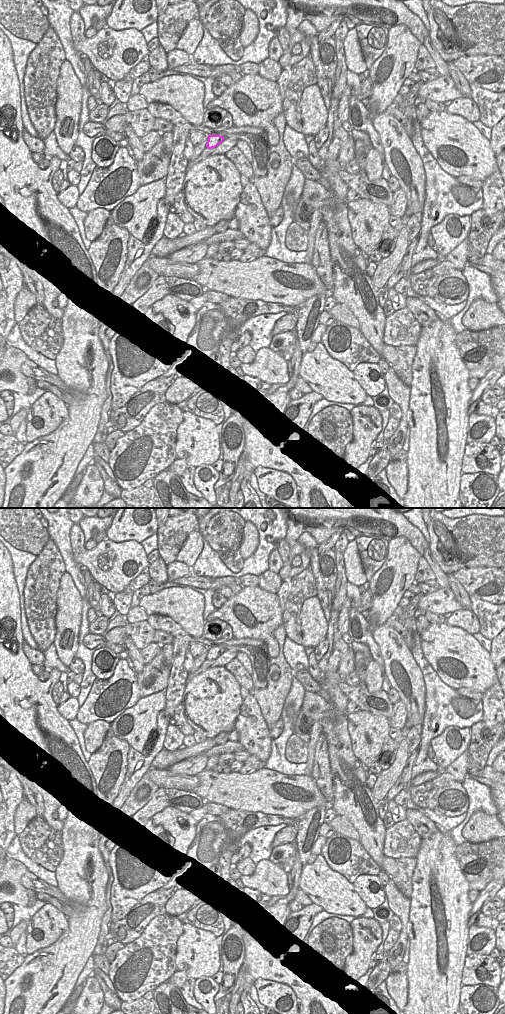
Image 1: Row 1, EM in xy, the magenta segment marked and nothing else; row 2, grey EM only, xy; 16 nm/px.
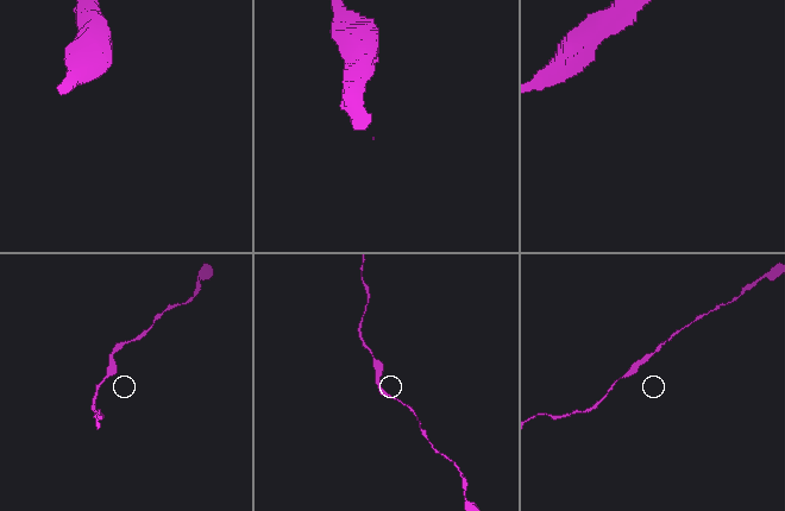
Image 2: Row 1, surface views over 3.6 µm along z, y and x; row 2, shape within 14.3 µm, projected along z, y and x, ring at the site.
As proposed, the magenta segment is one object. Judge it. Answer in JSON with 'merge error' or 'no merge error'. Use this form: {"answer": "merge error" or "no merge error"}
{"answer": "no merge error"}

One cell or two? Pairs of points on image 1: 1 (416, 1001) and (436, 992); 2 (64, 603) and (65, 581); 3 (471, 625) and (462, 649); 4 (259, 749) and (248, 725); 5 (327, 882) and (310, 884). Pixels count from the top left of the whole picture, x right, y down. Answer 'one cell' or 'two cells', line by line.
1: one cell
2: one cell
3: two cells
4: one cell
5: one cell

